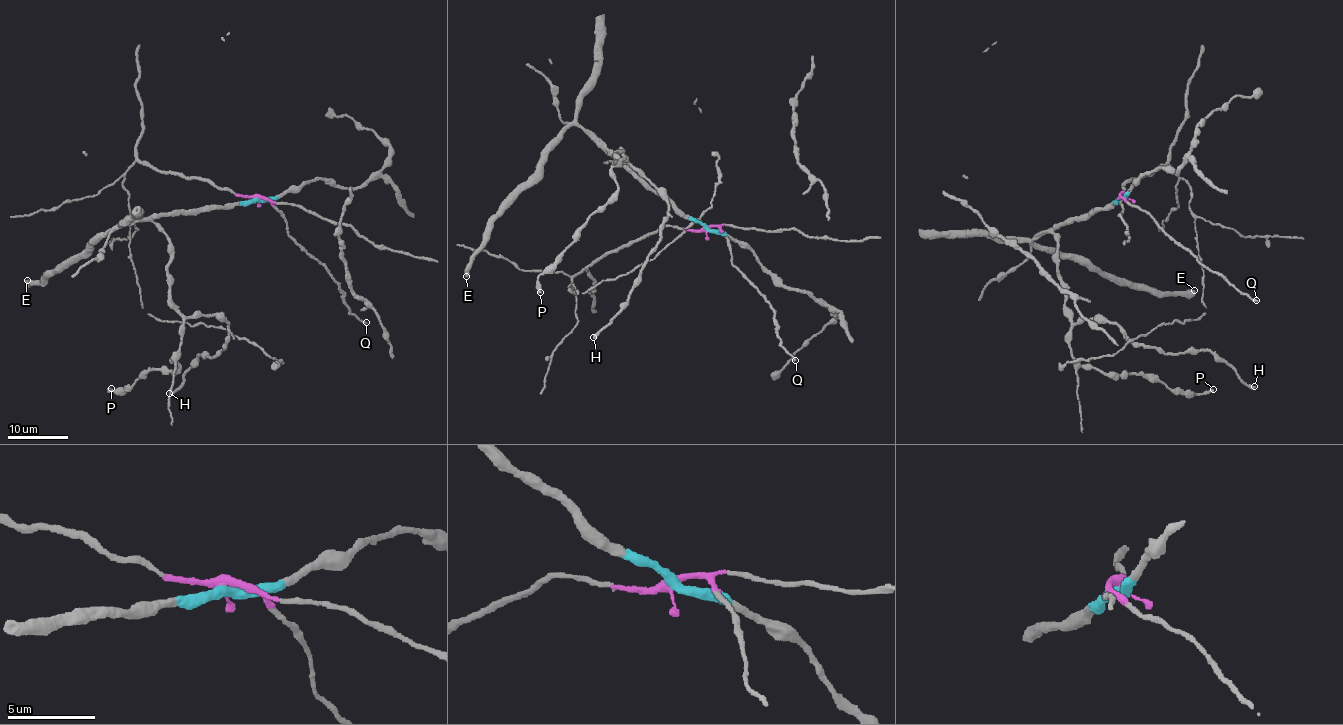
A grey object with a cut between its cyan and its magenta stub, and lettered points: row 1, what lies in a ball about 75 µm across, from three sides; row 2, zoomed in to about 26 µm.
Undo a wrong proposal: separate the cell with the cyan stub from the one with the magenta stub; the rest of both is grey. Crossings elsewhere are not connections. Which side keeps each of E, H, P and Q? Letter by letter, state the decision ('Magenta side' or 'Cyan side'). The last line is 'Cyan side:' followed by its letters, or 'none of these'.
E: Cyan side
H: Cyan side
P: Cyan side
Q: Magenta side
Cyan side: E, H, P

